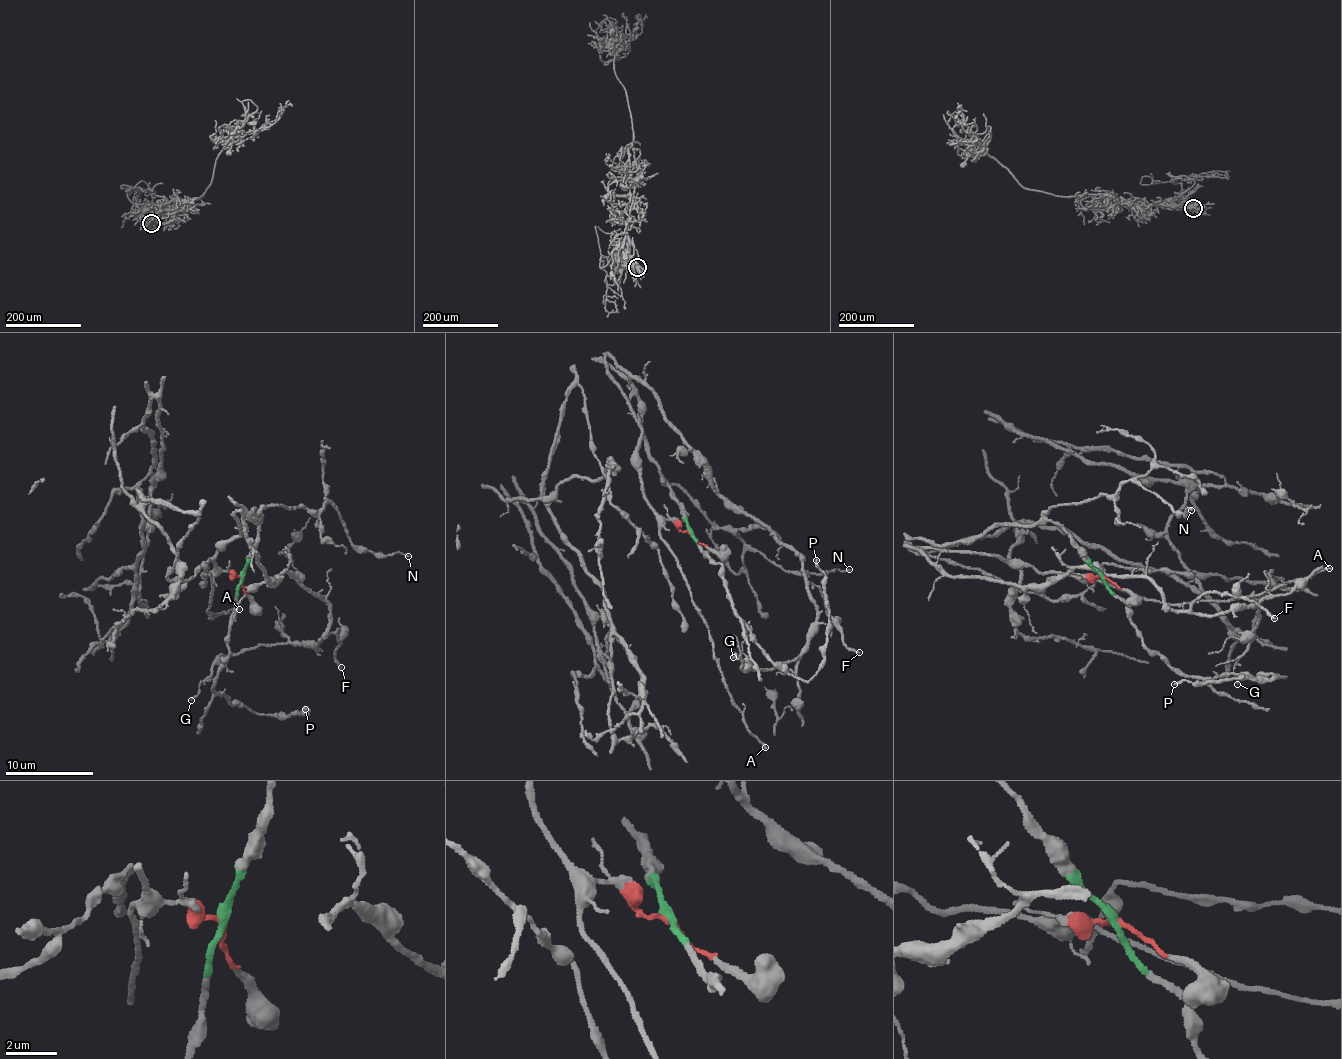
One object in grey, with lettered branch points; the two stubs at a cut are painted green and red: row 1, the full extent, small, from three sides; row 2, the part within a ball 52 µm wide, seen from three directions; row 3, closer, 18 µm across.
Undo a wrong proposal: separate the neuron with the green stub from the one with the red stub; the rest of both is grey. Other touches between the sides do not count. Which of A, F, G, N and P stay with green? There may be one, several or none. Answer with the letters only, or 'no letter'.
N, P

